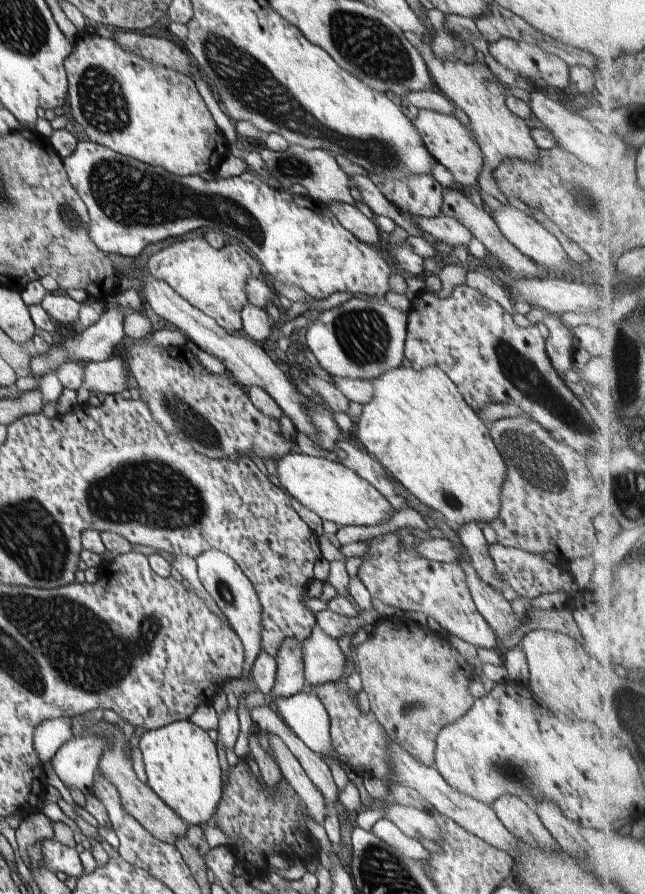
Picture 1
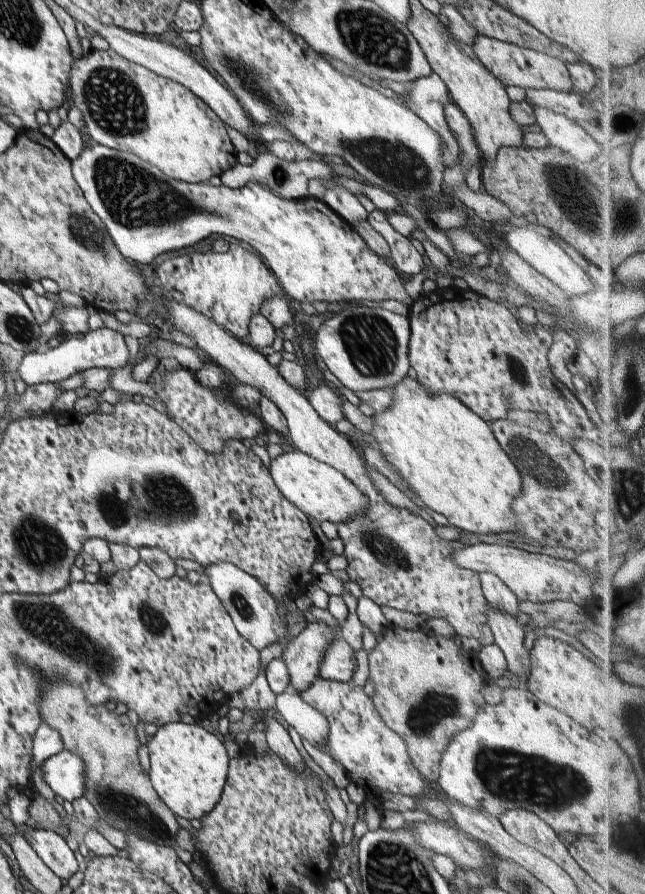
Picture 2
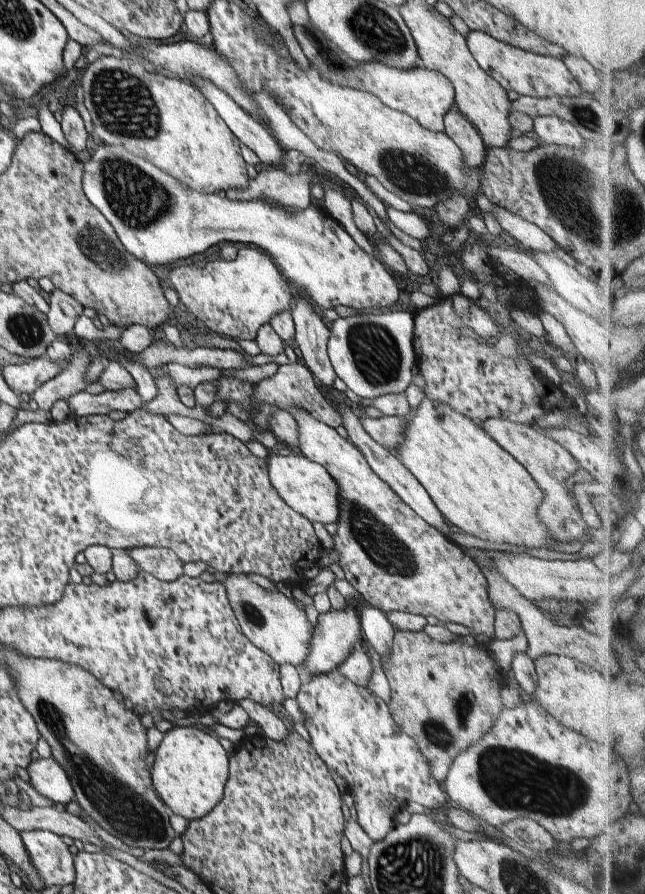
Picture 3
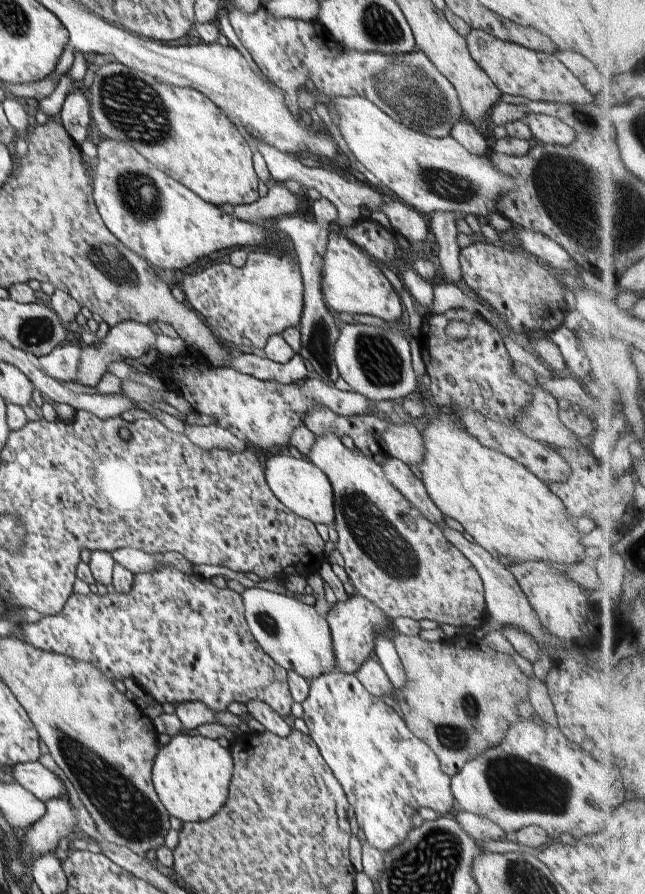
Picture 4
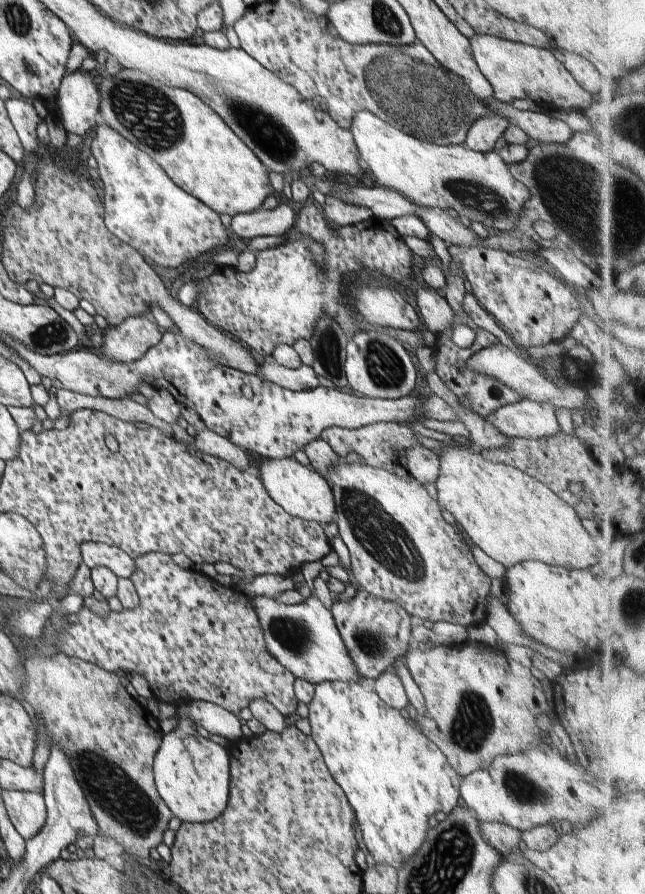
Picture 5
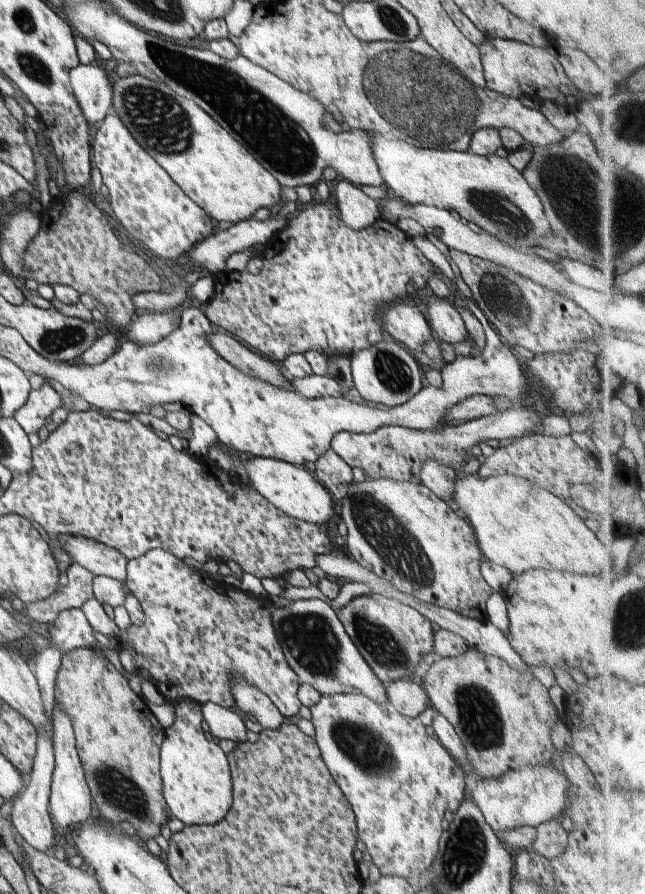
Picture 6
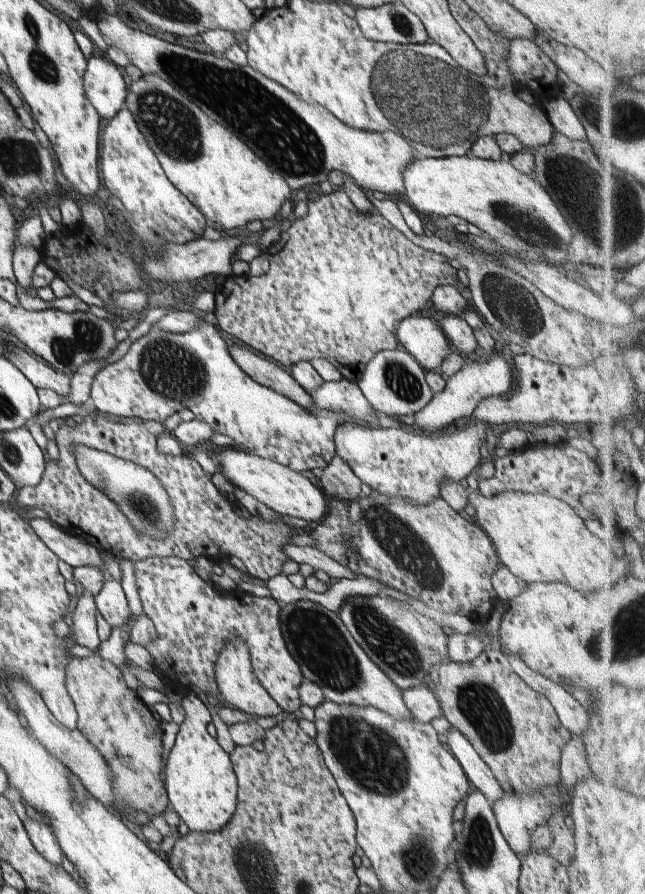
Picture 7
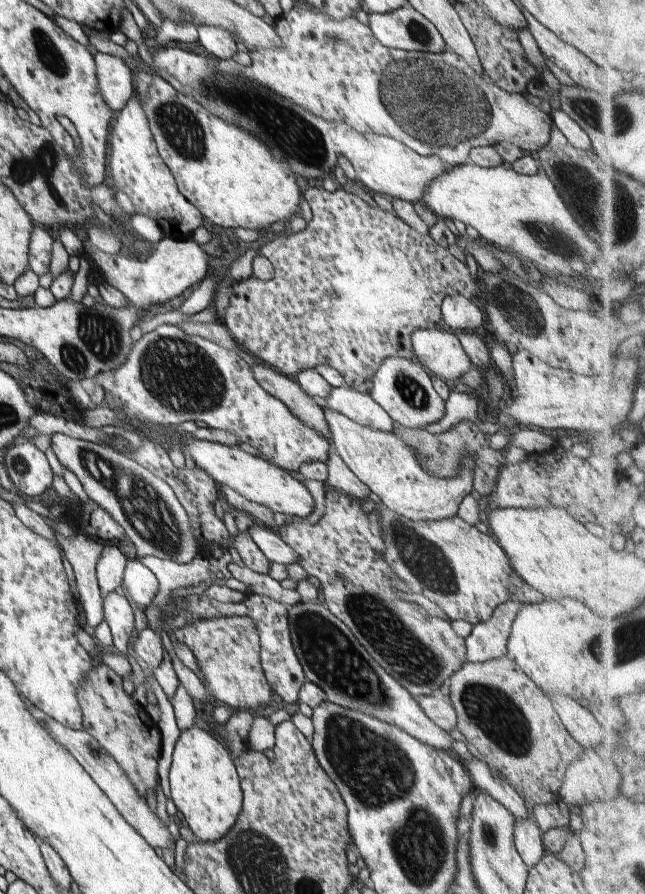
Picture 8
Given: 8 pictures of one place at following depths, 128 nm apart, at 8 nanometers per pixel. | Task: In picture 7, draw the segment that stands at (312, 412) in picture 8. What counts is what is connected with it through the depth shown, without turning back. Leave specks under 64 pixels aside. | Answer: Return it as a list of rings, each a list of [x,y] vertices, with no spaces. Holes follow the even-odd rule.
[[[228,342],[228,352],[236,365],[240,366],[240,370],[248,374],[248,377],[255,382],[298,402],[306,410],[316,408],[310,394],[304,391],[302,386],[278,363],[266,360],[266,358],[258,356],[256,352],[250,352],[250,350],[231,342]]]

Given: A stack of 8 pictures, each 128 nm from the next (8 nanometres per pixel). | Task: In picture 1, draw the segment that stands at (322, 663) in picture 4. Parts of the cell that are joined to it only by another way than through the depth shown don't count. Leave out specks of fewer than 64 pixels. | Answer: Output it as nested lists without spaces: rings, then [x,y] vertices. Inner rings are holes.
[[[216,549],[200,553],[195,558],[195,561],[200,582],[205,586],[208,594],[211,594],[214,602],[216,602],[222,614],[227,618],[227,622],[236,631],[236,634],[238,634],[242,641],[245,650],[244,668],[246,668],[247,679],[261,651],[261,618],[263,608],[255,586],[234,560]]]

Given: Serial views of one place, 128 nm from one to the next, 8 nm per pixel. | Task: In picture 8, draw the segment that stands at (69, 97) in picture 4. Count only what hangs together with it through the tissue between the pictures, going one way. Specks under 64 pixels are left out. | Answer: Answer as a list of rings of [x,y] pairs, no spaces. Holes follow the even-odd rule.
[[[94,52],[93,58],[98,90],[104,98],[104,104],[108,104],[108,108],[118,114],[134,94],[132,76],[135,69],[126,65],[122,58],[116,58],[116,55]]]

